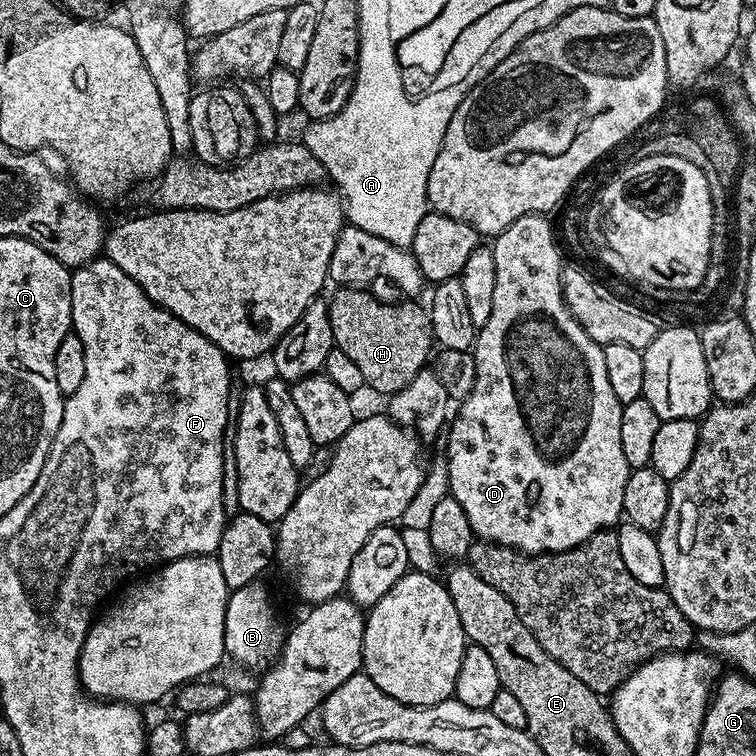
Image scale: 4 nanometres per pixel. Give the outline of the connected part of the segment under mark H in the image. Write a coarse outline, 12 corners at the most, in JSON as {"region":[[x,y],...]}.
{"region":[[341,287],[333,345],[391,396],[431,359],[431,313]]}

